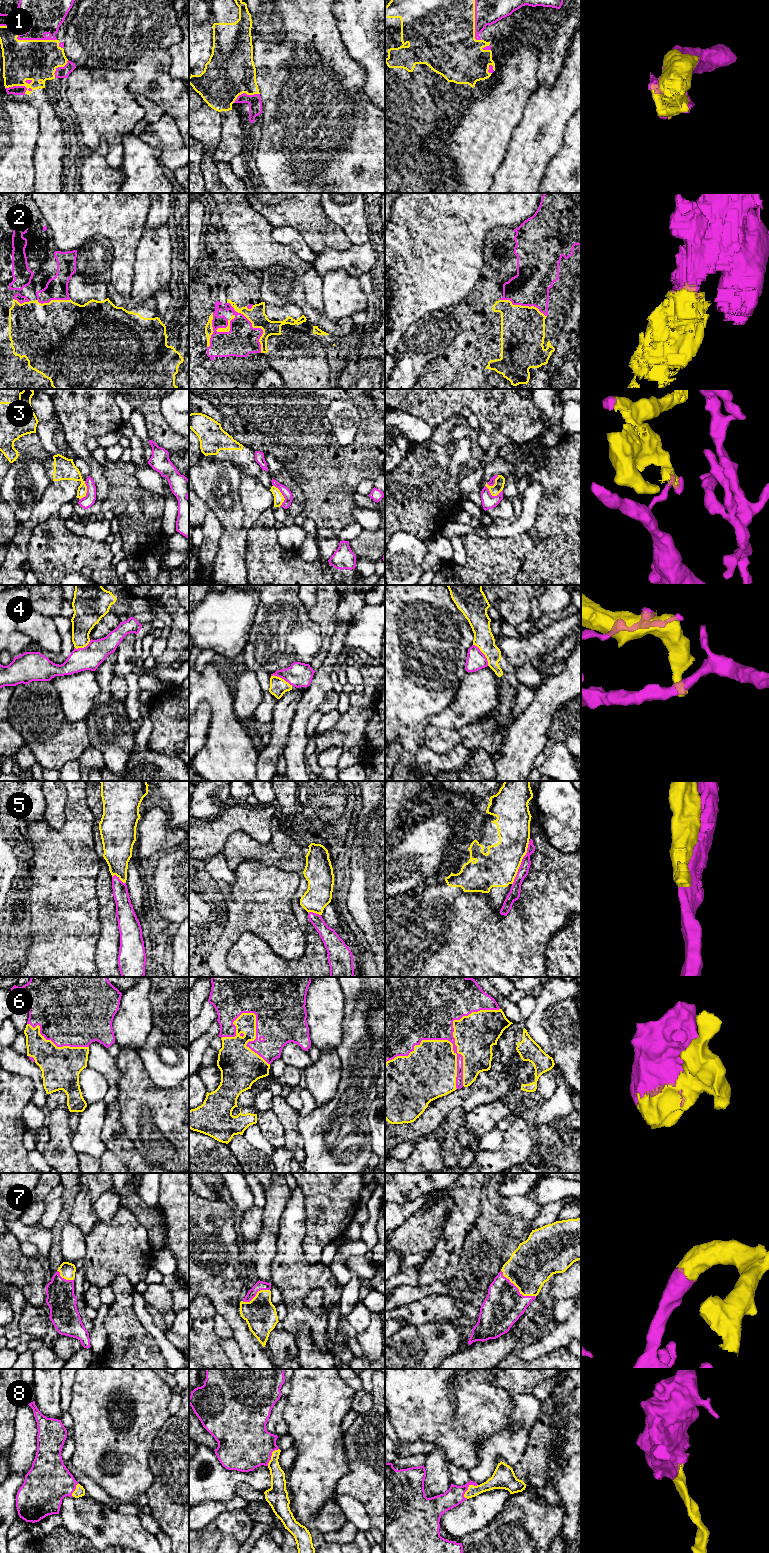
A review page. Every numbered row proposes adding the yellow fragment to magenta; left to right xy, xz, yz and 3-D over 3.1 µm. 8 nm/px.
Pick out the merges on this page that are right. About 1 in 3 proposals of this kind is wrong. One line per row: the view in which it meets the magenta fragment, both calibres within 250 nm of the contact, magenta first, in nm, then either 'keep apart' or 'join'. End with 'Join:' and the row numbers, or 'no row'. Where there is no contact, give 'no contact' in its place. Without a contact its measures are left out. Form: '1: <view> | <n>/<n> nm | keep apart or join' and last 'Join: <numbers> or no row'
1: xy | 260/320 nm | join
2: xz | 260/50 nm | keep apart
3: xz | 70/80 nm | keep apart
4: yz | 160/160 nm | keep apart
5: yz | 90/300 nm | keep apart
6: yz | 340/400 nm | join
7: yz | 320/360 nm | join
8: yz | 150/130 nm | join
Join: 1, 6, 7, 8

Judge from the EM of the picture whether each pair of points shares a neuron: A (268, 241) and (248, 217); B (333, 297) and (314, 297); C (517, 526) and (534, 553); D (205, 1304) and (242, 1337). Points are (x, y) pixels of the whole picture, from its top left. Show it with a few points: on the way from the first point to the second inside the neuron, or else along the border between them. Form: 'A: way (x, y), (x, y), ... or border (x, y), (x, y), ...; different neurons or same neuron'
A: way (262, 235), (251, 223); same neuron
B: border (321, 278), (324, 313); different neurons
C: border (537, 515), (527, 531), (499, 538); different neurons
D: border (199, 1295), (206, 1296), (217, 1313); different neurons

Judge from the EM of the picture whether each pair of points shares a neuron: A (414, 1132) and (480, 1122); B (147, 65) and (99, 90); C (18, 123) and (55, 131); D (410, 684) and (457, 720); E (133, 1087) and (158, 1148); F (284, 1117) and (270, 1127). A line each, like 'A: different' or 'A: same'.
A: different
B: different
C: different
D: different
E: same
F: different

